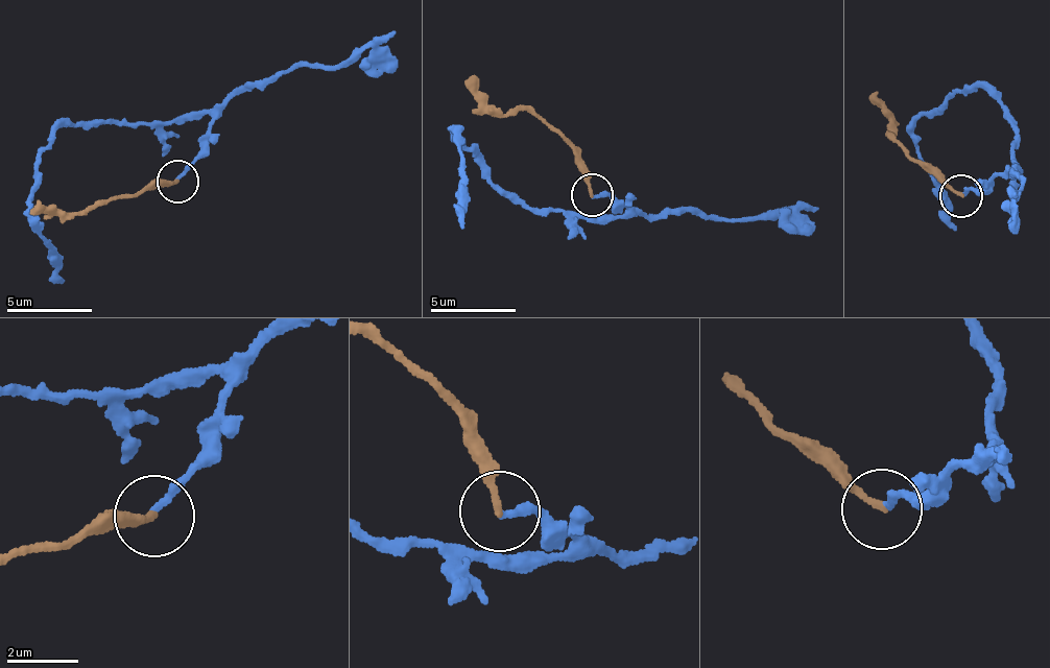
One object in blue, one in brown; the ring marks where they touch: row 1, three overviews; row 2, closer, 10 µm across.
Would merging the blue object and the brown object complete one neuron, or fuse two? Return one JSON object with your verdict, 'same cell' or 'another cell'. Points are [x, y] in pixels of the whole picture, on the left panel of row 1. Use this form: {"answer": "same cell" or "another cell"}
{"answer": "same cell"}

